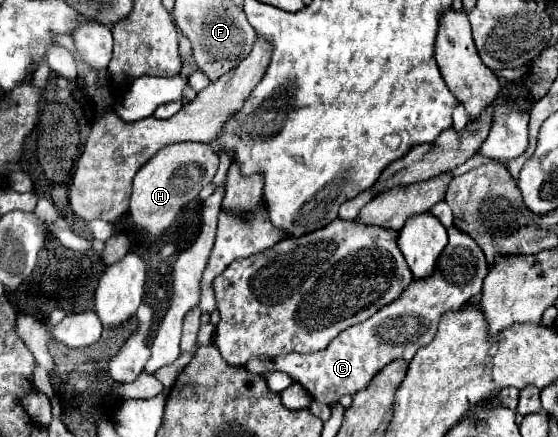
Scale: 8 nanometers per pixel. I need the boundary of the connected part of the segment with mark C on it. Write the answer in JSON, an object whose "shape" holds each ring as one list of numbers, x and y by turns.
{"shape":[[451,227,449,229,449,245,443,249,435,275,427,279,415,279,409,289,391,305,385,305,375,317,363,321,363,325,355,325,345,329,319,353,289,353,277,357,253,357,247,361,245,369,255,375,265,375,271,371,287,373,295,383,303,385,307,393,325,405,335,405,343,395,355,395,365,389,369,381,391,361,403,359,411,363,413,355,429,345,429,341,437,333,437,325,447,311,459,311,467,305,475,295,481,293,483,279,489,267,479,245,463,231]]}

